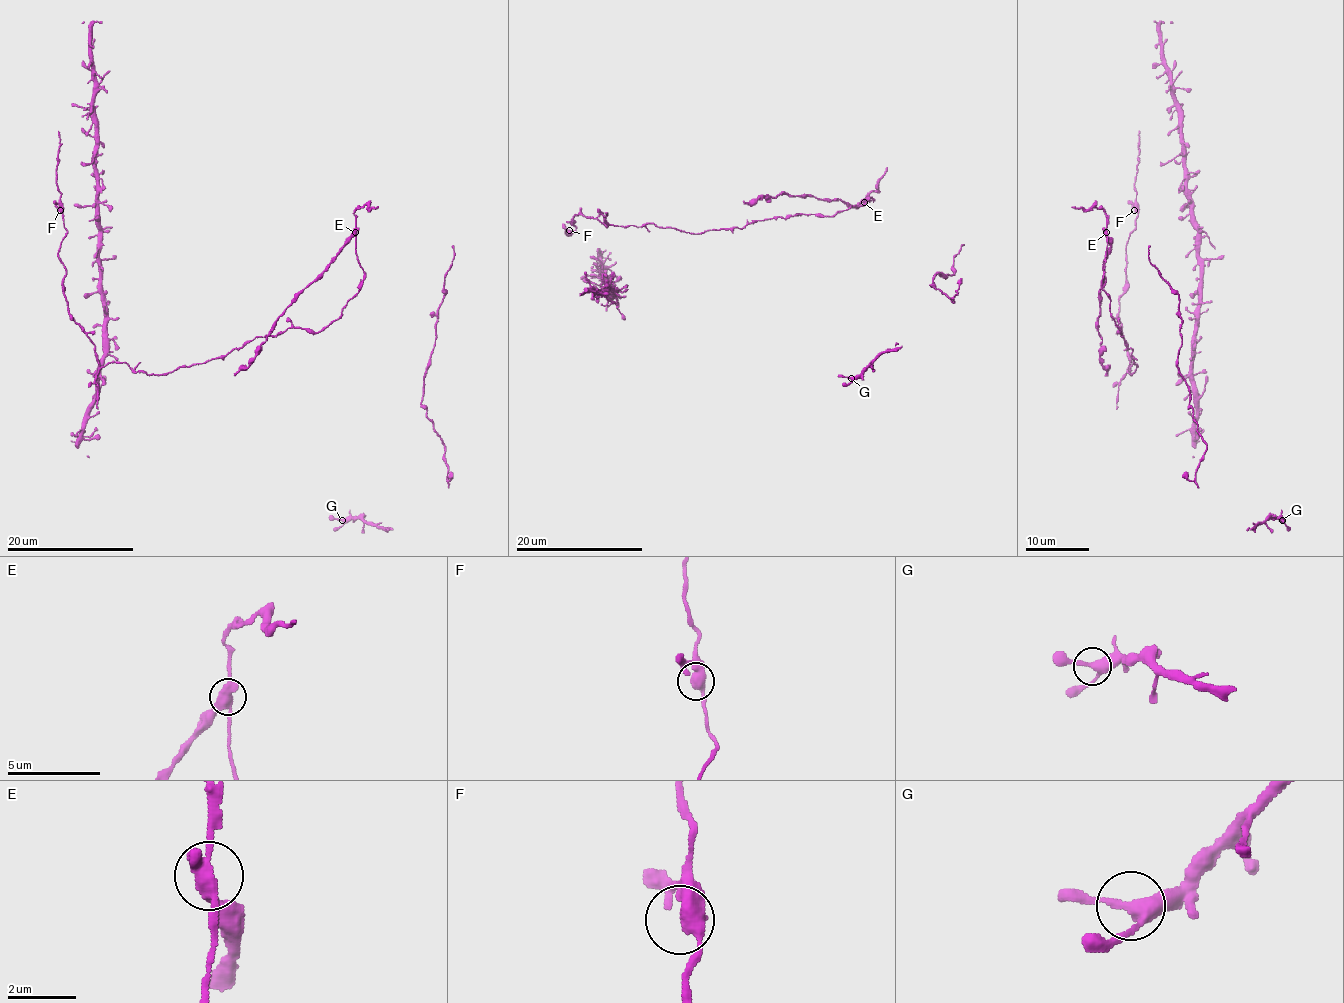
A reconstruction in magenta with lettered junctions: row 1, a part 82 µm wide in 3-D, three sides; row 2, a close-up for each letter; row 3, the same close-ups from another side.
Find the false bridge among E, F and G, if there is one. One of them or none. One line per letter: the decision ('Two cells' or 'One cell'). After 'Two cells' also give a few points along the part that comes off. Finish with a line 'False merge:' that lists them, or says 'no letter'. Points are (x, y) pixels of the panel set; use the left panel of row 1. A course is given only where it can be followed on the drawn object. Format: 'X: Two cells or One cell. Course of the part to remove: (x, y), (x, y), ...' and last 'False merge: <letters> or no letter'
E: Two cells. Course of the part to remove: (355, 232), (332, 262), (279, 317), (255, 359), (234, 376)
F: One cell
G: One cell
False merge: E

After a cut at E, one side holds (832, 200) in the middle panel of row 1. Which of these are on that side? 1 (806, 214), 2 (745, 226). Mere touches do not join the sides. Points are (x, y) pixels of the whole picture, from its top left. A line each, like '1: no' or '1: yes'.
1: no
2: no

